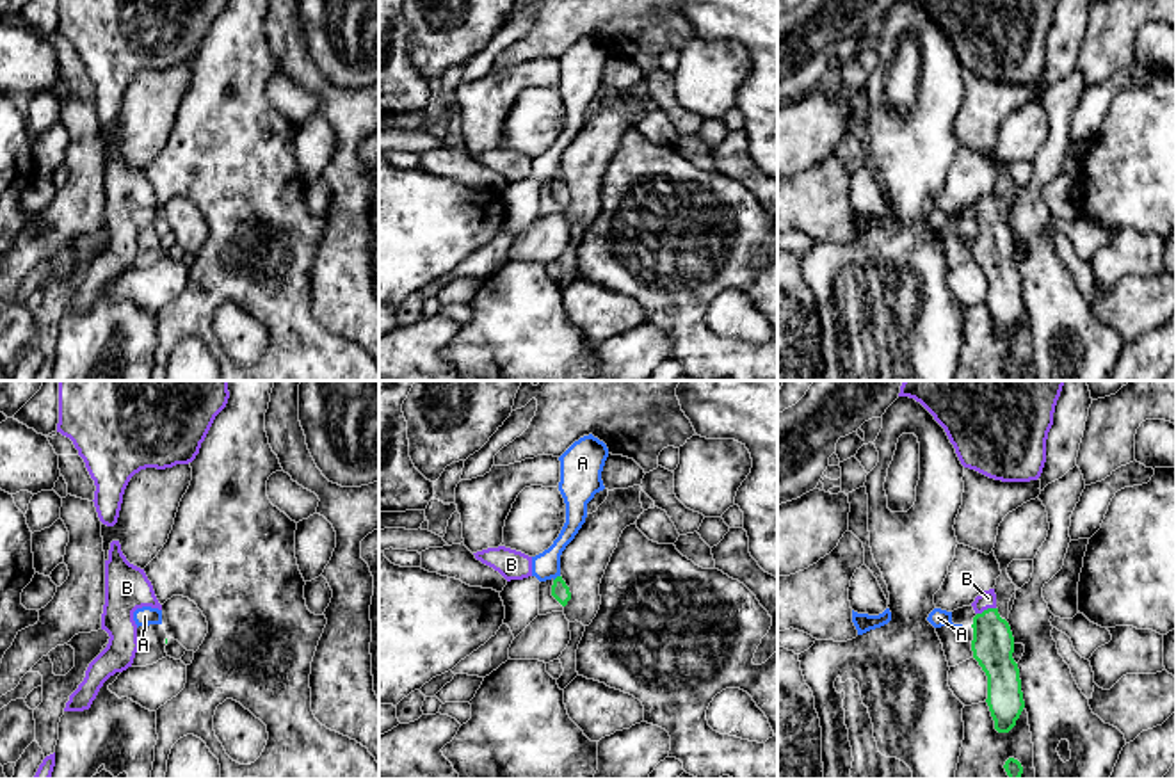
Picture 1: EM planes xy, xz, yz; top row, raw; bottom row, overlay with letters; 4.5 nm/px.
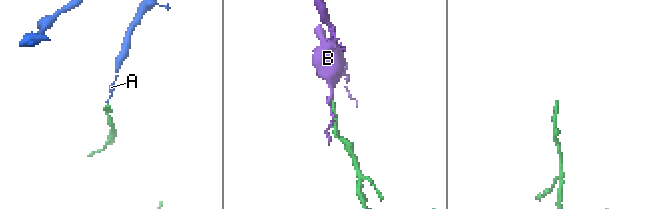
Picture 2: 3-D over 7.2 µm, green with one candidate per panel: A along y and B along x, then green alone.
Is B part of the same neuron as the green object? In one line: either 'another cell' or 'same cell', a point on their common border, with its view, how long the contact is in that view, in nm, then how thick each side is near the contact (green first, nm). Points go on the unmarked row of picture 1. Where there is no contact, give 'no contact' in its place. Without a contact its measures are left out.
same cell | yz (988, 210) | 90 nm | 190/80 nm

